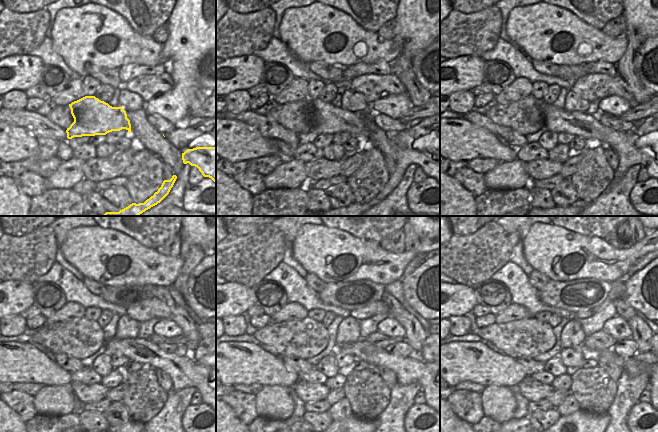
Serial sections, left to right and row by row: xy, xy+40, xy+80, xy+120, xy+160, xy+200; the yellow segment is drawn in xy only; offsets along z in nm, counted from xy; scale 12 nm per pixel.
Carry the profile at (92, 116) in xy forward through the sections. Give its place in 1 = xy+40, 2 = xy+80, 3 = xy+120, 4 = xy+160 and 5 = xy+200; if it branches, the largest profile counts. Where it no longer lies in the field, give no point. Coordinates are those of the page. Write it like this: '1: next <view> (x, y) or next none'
1: next xy+40 (325, 118)
2: next xy+80 (581, 124)
3: next xy+120 (185, 373)
4: next xy+160 (408, 371)
5: next xy+200 (630, 365)

